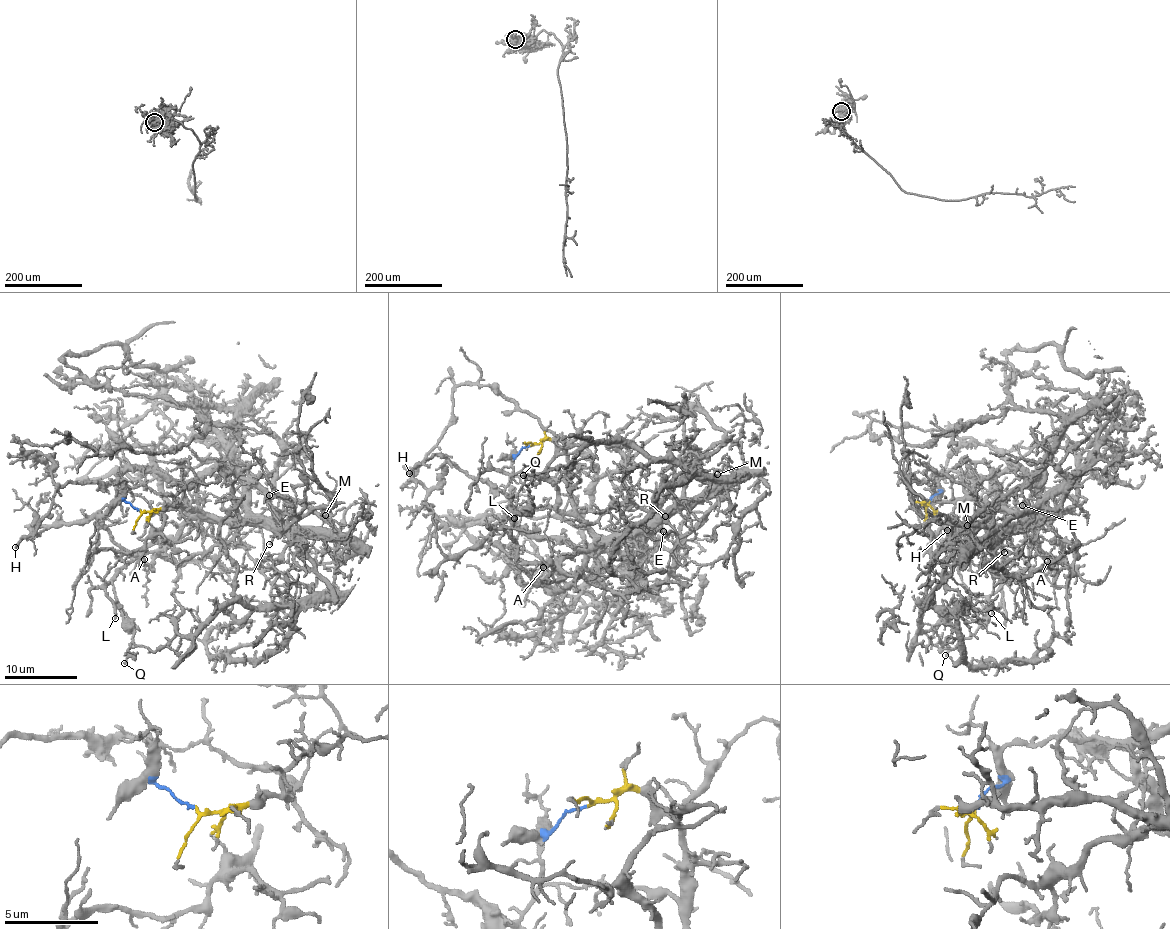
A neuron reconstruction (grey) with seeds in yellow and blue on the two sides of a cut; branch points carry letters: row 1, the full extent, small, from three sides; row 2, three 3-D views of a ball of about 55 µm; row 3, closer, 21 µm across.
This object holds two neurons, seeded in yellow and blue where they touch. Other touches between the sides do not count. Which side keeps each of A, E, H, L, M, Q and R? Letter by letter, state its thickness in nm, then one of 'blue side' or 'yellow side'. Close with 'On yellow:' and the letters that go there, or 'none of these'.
A: 110 nm | yellow side
E: 90 nm | yellow side
H: 220 nm | blue side
L: 120 nm | blue side
M: 180 nm | yellow side
Q: 110 nm | blue side
R: 130 nm | yellow side
On yellow: A, E, M, R

